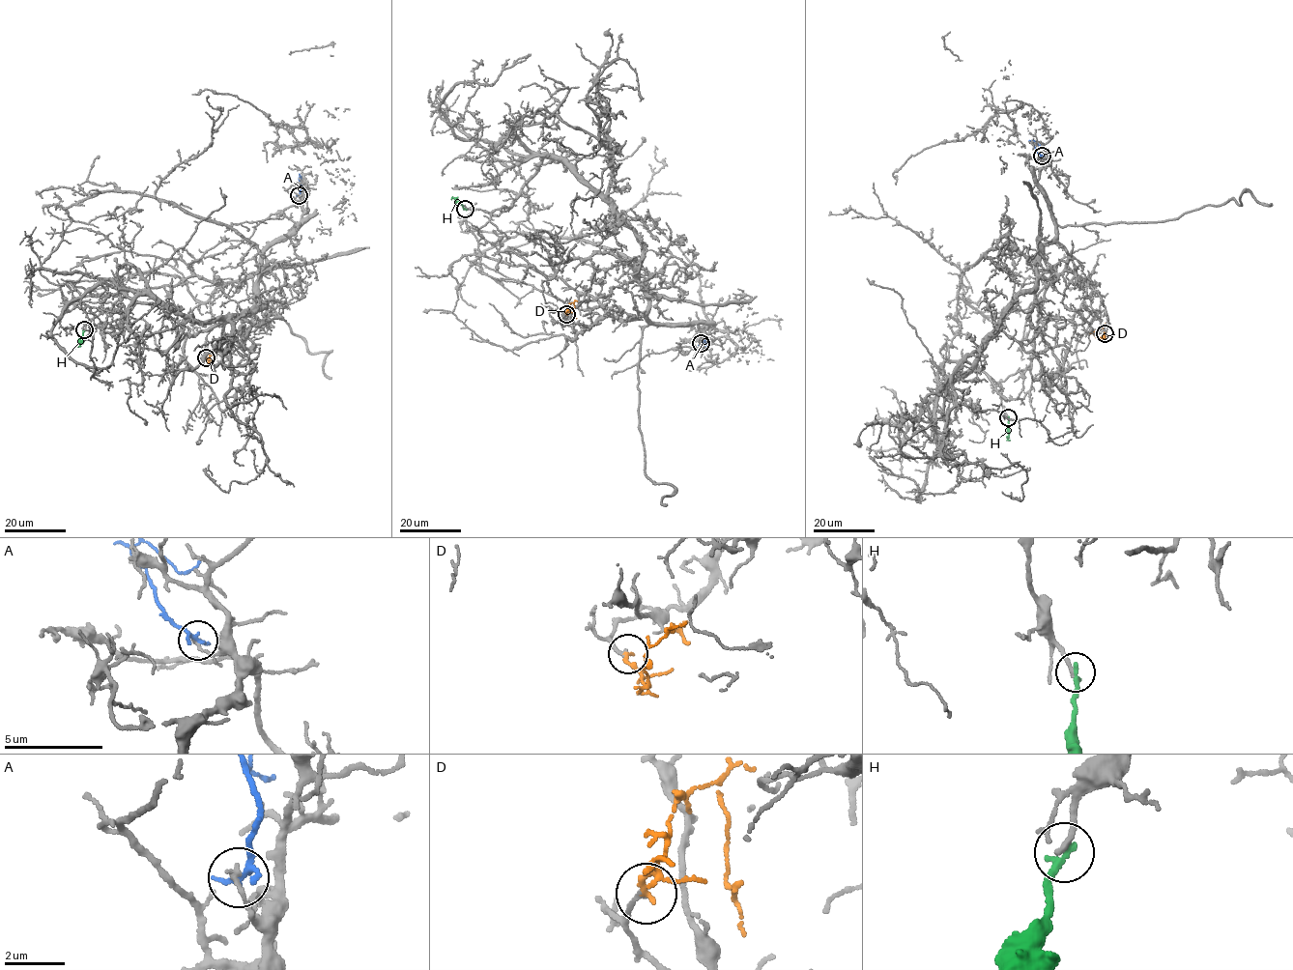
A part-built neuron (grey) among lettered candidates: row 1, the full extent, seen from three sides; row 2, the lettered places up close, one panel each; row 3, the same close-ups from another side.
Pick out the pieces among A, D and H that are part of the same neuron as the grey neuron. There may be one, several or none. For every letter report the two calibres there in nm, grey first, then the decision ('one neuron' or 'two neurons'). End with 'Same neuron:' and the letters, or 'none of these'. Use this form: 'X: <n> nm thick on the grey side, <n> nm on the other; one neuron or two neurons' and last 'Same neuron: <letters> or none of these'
A: 180 nm thick on the grey side, 160 nm on the other; two neurons
D: 150 nm thick on the grey side, 220 nm on the other; one neuron
H: 200 nm thick on the grey side, 280 nm on the other; two neurons
Same neuron: D

